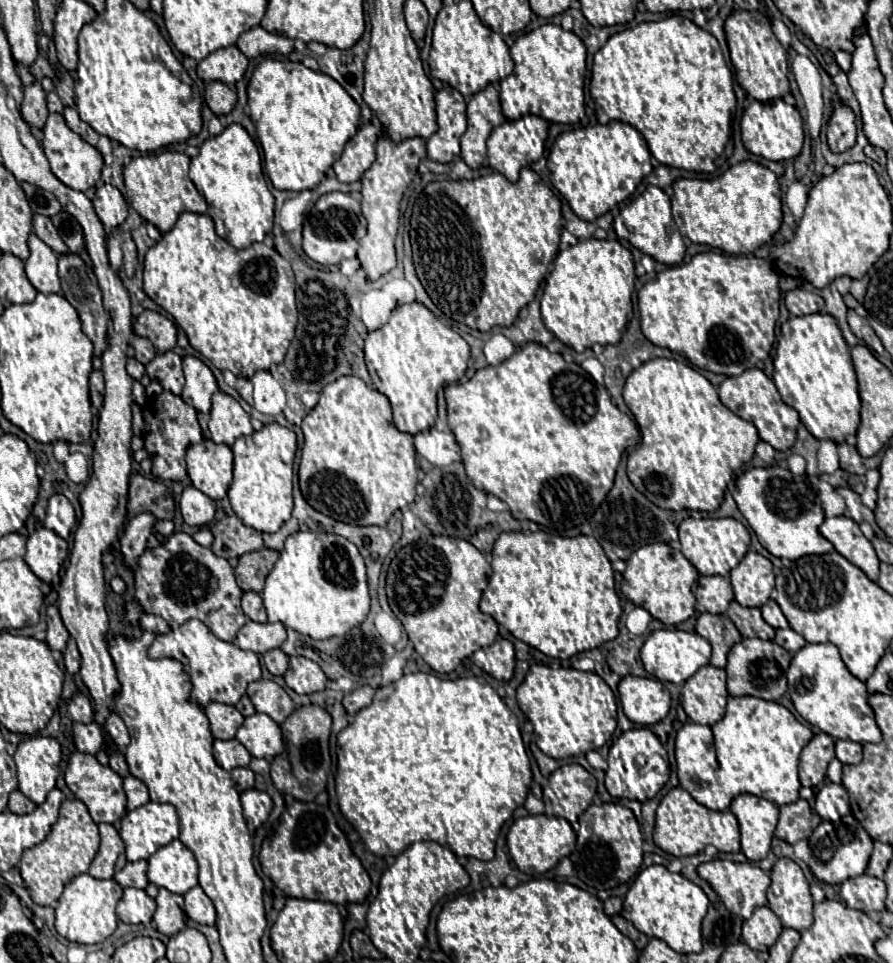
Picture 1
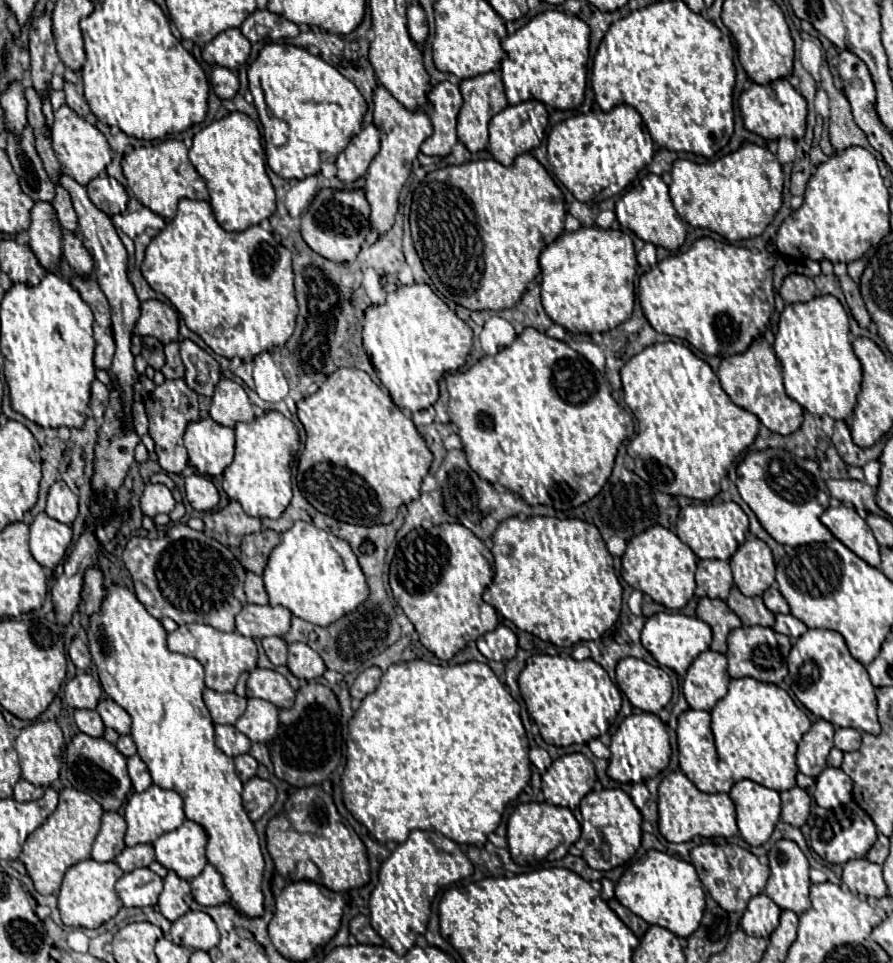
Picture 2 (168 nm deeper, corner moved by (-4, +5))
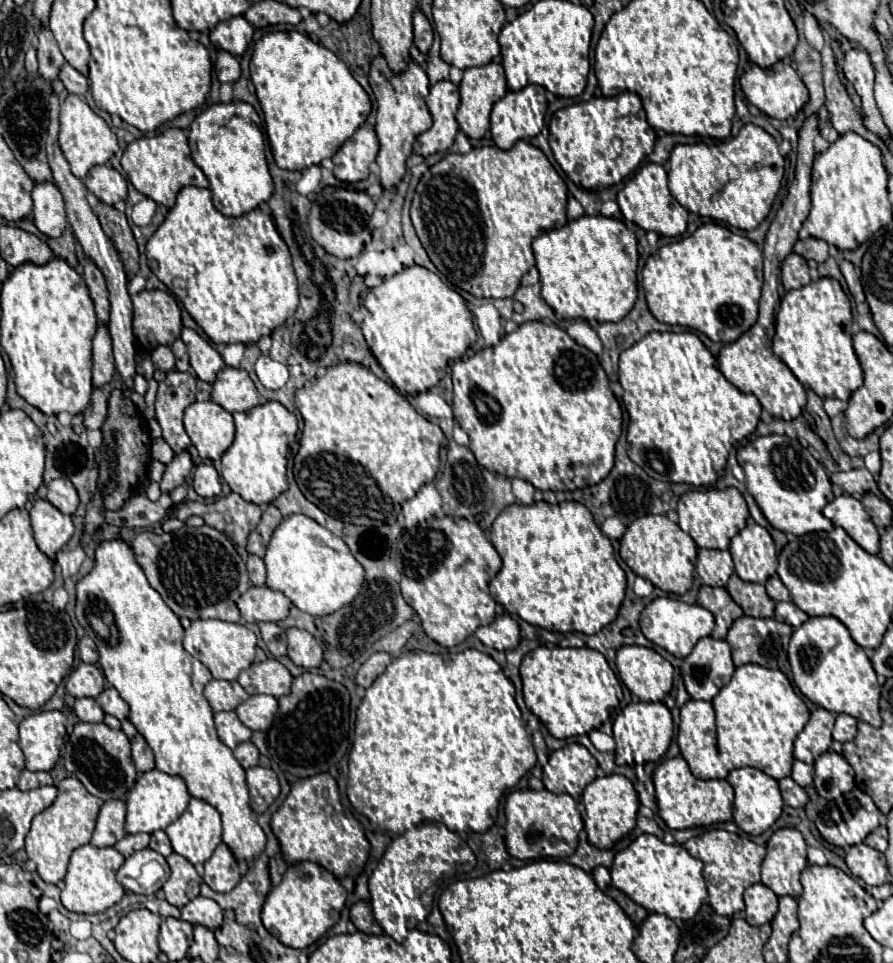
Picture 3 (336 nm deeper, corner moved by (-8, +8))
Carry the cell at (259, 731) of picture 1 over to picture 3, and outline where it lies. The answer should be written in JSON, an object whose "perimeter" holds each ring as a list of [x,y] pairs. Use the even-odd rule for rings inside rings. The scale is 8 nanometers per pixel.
{"perimeter":[[[251,695],[235,713],[251,731],[267,731],[277,713],[277,699],[271,695]]]}

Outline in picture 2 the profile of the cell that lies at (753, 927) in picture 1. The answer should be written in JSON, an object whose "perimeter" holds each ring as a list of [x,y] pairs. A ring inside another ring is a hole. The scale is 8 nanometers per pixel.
{"perimeter":[[[757,894],[747,904],[747,910],[741,918],[741,928],[749,936],[769,938],[771,932],[779,926],[779,918],[781,908],[767,894]]]}

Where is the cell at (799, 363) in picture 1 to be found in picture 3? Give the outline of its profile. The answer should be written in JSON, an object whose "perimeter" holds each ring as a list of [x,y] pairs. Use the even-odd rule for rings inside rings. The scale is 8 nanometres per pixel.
{"perimeter":[[[819,277],[783,295],[777,311],[773,351],[817,395],[847,401],[863,385],[863,371],[851,343],[851,323],[851,303],[841,283],[831,277]]]}

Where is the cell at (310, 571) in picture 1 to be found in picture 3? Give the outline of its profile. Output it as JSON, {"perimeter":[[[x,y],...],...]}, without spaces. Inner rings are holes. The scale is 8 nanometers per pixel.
{"perimeter":[[[307,515],[285,517],[279,523],[279,527],[273,531],[263,559],[267,565],[267,587],[285,593],[295,603],[297,609],[301,609],[309,615],[329,615],[329,613],[341,609],[343,605],[347,605],[355,599],[355,595],[359,593],[359,587],[363,585],[363,567],[351,555],[345,541],[341,537],[333,535],[329,529],[321,527],[317,521],[313,521]]]}

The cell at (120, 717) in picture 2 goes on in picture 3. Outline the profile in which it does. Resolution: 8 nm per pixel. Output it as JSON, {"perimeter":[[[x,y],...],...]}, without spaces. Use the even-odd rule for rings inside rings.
{"perimeter":[[[115,687],[103,689],[103,691],[99,693],[99,697],[97,697],[97,703],[103,707],[105,713],[115,715],[117,719],[129,717],[129,707],[127,707],[127,703],[121,699],[119,691],[115,691]]]}

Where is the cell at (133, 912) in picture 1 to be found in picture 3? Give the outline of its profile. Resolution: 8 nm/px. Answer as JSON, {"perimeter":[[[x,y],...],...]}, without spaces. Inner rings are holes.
{"perimeter":[[[149,847],[143,849],[143,851],[135,851],[135,855],[127,857],[125,863],[121,865],[121,869],[117,871],[117,879],[123,883],[123,887],[127,887],[127,889],[139,893],[141,887],[137,885],[137,877],[139,877],[139,873],[141,873],[141,865],[147,863],[147,861],[151,861],[151,859],[157,859],[163,867],[167,867],[165,857],[161,857],[157,851],[153,851],[153,849],[149,849]]]}

